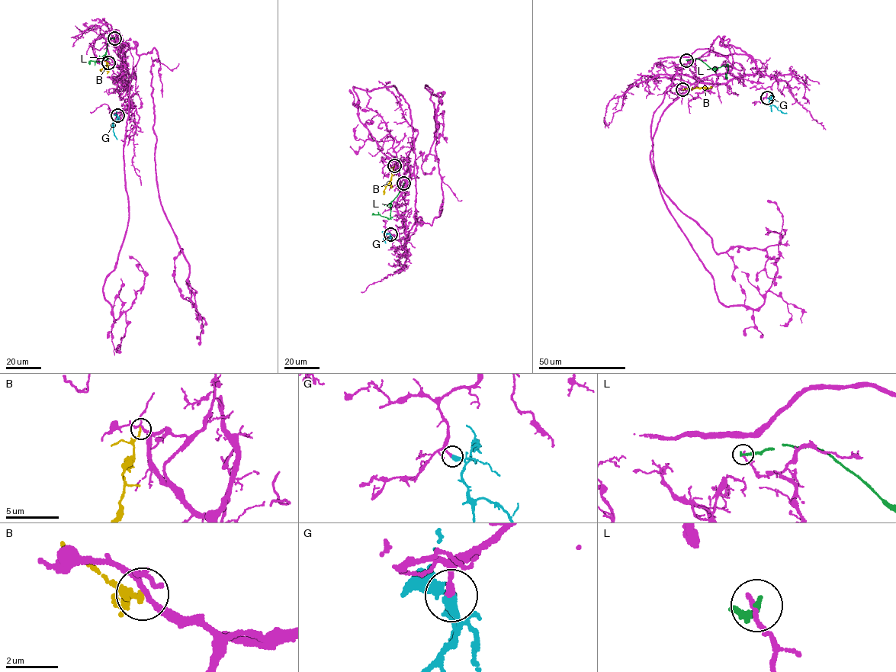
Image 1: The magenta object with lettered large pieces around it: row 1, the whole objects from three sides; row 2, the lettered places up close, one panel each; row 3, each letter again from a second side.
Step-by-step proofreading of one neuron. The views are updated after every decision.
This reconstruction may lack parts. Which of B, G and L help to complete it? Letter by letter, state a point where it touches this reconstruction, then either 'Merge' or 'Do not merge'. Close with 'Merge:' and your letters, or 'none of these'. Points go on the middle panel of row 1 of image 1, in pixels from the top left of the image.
B: Touches magenta at (394, 165). Do not merge
G: Touches magenta at (390, 234). Merge
L: Touches magenta at (403, 183). Do not merge
Merge: G

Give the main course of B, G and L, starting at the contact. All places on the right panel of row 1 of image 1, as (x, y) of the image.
B: (683, 89), (712, 87)
G: (768, 98), (771, 105), (786, 113)
L: (686, 60), (698, 59), (711, 68), (727, 65), (727, 79)

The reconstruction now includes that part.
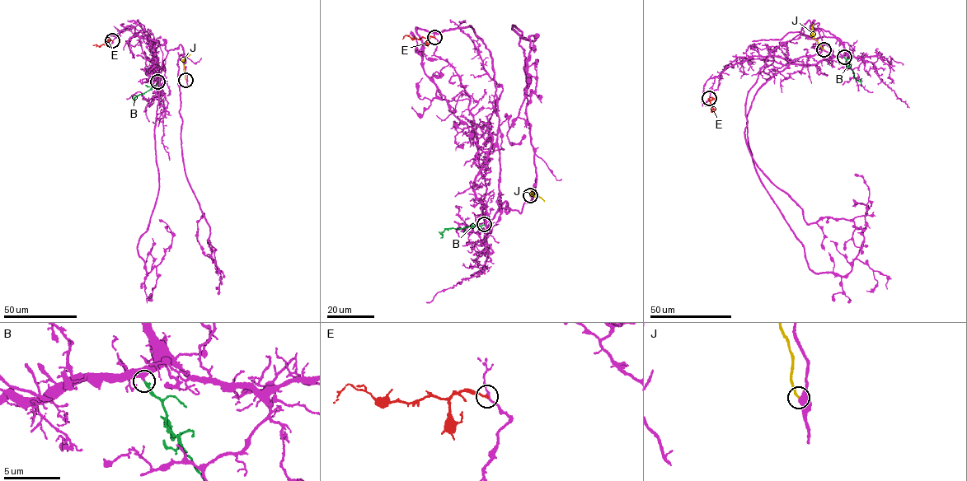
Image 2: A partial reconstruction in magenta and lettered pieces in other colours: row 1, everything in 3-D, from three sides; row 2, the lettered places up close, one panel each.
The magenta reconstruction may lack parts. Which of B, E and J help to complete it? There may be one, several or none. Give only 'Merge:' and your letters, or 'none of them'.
Merge: B

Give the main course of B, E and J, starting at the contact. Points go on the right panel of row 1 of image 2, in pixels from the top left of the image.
B: (844, 57), (861, 86)
E: (709, 98), (713, 108), (711, 111), (713, 111)
J: (823, 49), (814, 36), (814, 24)

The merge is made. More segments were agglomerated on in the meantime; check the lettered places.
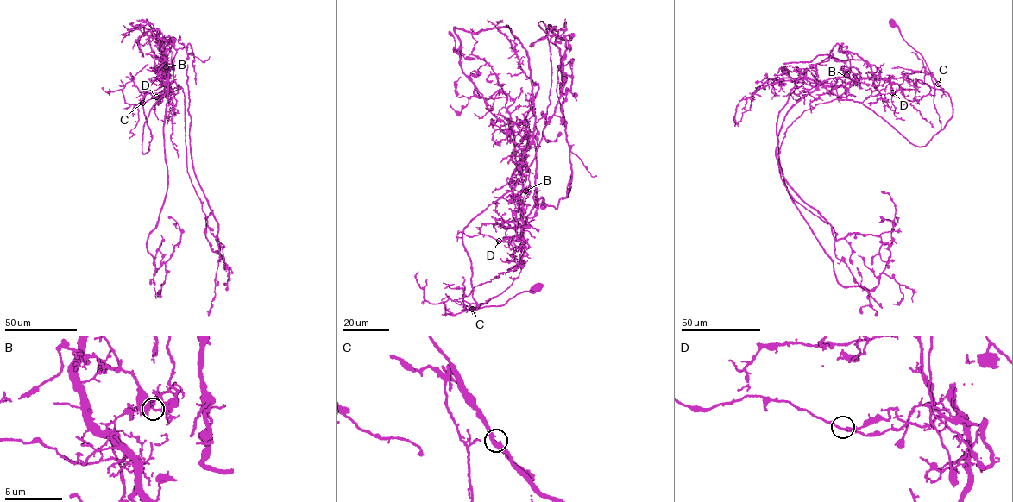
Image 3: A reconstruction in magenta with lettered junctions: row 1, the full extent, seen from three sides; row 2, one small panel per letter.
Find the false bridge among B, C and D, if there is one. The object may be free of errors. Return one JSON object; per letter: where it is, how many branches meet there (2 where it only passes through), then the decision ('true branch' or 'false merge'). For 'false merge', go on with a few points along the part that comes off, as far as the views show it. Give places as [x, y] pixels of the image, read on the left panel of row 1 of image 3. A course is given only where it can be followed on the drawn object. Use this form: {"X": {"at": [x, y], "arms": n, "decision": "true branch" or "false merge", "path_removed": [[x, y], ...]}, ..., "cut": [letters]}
{"B": {"at": [166, 66], "arms": 3, "decision": "false merge", "path_removed": [[166, 66], [167, 89], [183, 89], [187, 172], [219, 254], [208, 314]]}, "C": {"at": [142, 103], "arms": 3, "decision": "true branch"}, "D": {"at": [156, 97], "arms": 3, "decision": "true branch"}, "cut": ["B"]}

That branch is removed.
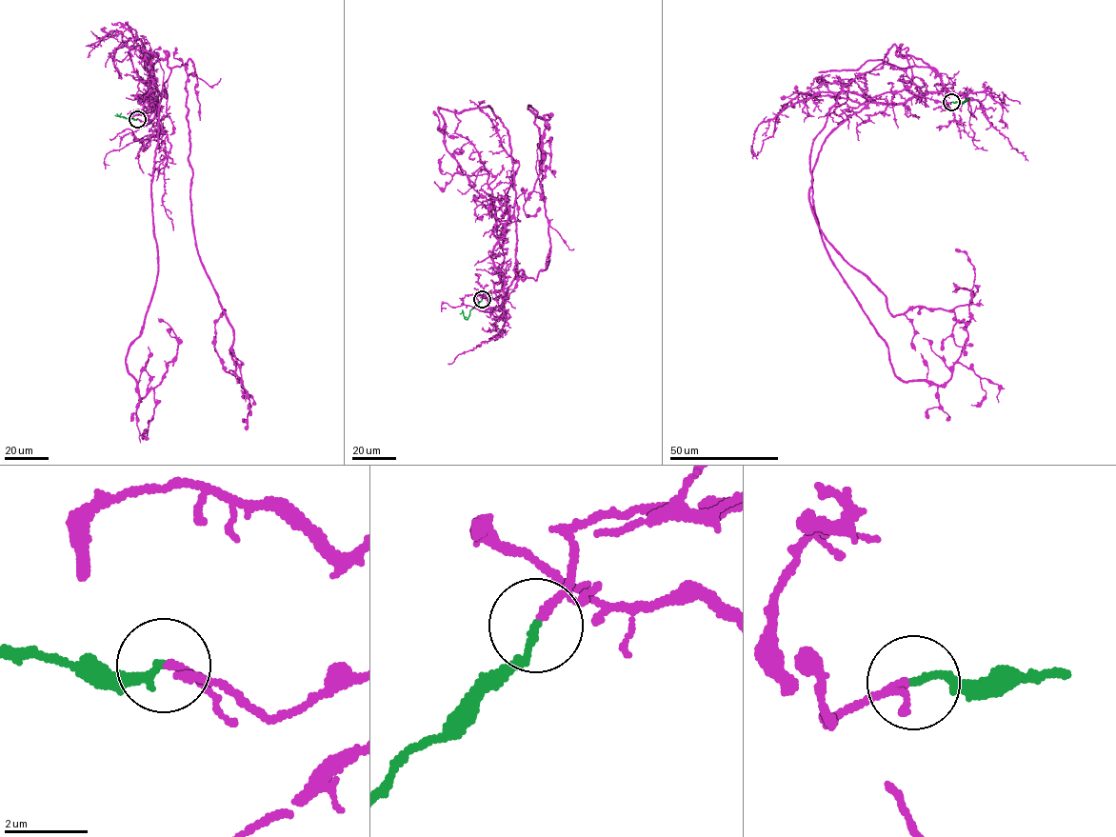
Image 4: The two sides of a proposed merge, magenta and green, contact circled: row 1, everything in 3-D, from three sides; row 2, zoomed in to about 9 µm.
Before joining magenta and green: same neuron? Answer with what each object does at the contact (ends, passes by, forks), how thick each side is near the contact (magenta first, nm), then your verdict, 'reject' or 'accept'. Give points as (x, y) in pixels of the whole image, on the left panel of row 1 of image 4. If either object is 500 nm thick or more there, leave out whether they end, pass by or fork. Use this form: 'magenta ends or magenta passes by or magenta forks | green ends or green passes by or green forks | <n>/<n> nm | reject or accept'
magenta passes by | green ends | 130/180 nm | accept

